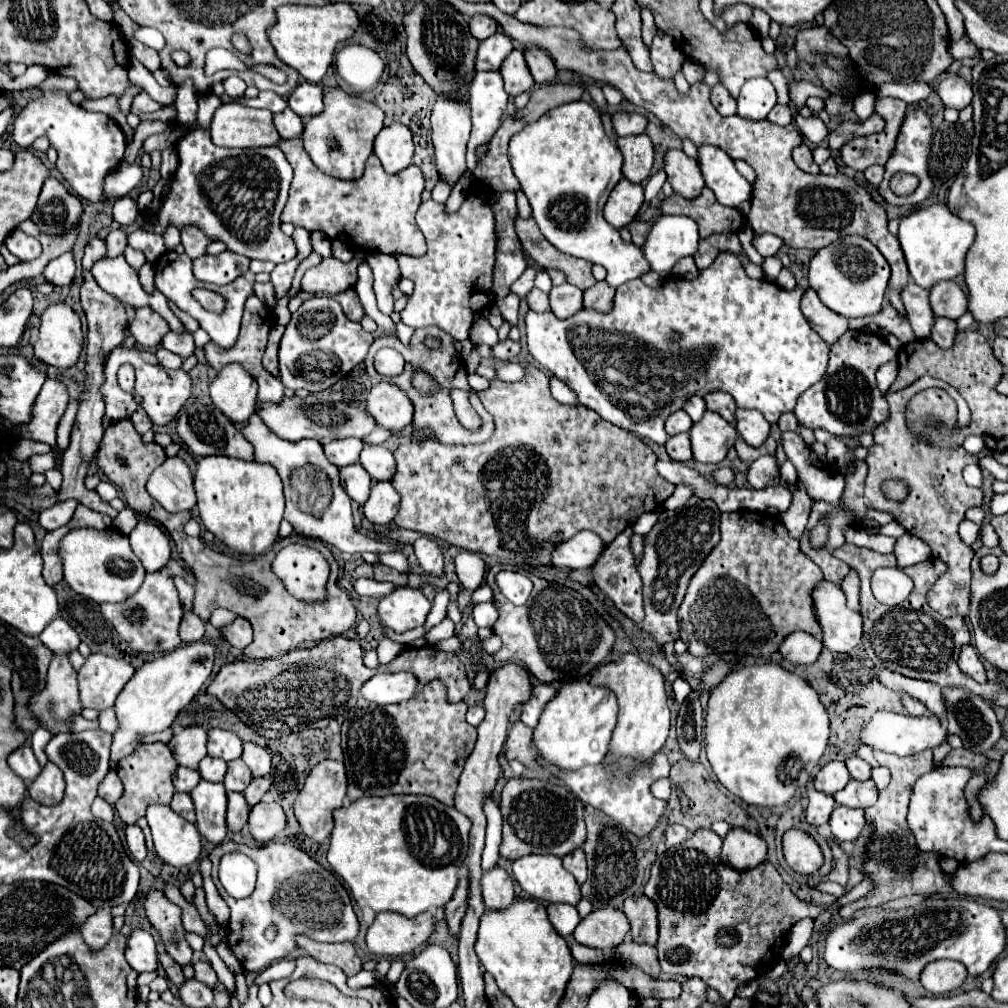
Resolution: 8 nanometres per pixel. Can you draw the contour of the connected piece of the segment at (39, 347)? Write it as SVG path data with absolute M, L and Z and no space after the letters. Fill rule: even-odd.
M51 304L41 314L39 336L33 344L33 358L67 370L75 366L83 350L81 320L67 304Z

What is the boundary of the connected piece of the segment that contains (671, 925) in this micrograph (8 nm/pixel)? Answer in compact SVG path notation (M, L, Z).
M703 830L657 856L651 868L651 878L645 884L645 896L651 898L659 910L657 956L661 970L673 976L697 976L709 988L715 988L723 1000L733 1000L735 990L741 984L747 984L755 980L755 976L763 976L767 970L771 970L779 936L785 938L791 932L791 926L801 918L817 918L827 912L829 906L799 900L783 882L775 866L767 860L751 870L733 870L719 860L722 843L723 840L713 830Z

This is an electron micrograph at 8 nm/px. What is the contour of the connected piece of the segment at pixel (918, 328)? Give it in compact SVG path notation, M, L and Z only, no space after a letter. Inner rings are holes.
M909 282L907 288L903 290L901 300L905 304L909 324L915 332L915 336L917 338L929 338L933 322L935 322L935 314L933 314L931 304L929 304L929 292L919 288L917 284Z

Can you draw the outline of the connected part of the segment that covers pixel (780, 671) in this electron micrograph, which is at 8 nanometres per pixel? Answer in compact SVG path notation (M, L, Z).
M753 664L729 672L711 692L705 712L703 746L717 780L735 796L755 806L781 806L807 784L829 740L829 716L813 686L779 664Z

